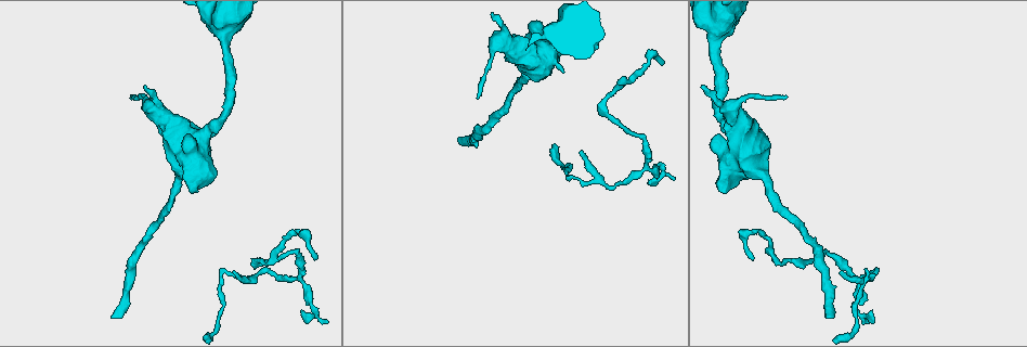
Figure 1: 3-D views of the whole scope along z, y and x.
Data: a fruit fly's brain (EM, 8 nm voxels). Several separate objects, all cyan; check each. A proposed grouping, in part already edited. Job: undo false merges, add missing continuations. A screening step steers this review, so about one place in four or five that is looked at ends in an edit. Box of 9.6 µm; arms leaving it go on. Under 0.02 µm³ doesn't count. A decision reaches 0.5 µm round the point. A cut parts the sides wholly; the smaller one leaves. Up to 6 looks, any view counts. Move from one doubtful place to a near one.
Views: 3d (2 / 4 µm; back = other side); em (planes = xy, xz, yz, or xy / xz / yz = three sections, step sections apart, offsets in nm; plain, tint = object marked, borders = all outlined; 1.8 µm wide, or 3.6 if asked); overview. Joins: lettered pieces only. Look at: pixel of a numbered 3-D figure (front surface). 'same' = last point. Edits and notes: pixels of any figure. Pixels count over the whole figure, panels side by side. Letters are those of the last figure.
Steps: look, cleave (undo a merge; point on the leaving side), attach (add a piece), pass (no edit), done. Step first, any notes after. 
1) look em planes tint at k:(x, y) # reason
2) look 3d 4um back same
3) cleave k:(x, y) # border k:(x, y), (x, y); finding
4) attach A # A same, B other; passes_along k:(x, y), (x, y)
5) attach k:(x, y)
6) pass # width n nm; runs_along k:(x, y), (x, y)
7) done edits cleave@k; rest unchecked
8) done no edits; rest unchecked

look 3d 2um at 1:(578, 153) # tapers out

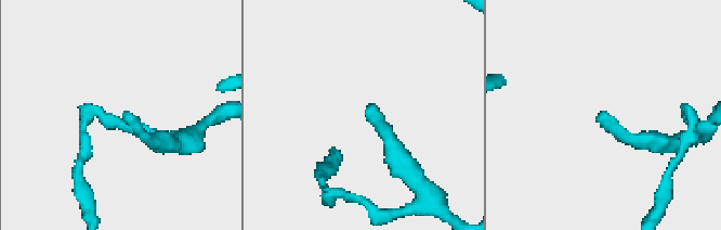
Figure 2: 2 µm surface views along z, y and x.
look em yz step 16 tint at 2:(365, 116)

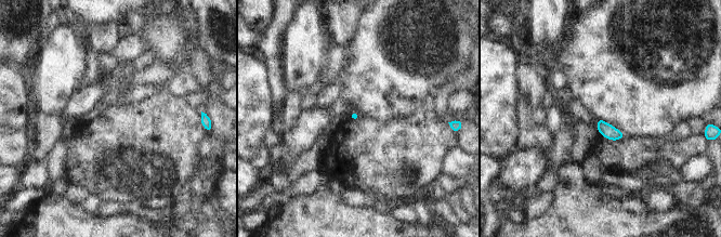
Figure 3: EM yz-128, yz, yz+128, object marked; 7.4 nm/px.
look em planes borders same

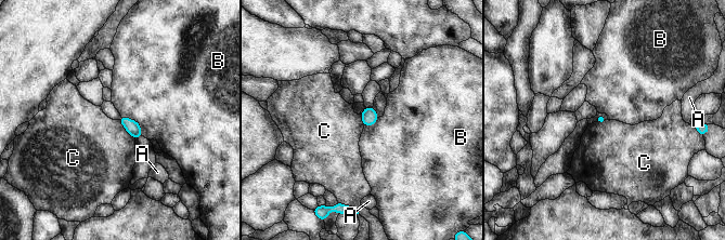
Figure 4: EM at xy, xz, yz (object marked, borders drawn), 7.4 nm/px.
pass # A other, B other, C other; border 4:(118, 120), (134, 140); no lettered piece goes on from it

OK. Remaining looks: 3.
look 3d 4um at 1:(829, 317) # long arm stops here

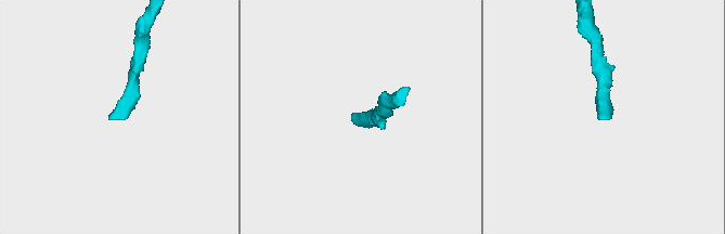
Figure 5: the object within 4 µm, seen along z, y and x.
look em 3.6um xy step 16 borders at 5:(353, 116) # shape alone is not enough

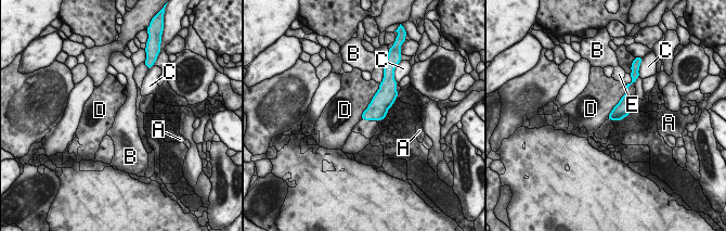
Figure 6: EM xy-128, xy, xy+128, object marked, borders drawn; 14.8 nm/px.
pass # width 130 nm; A other, B other, C other, D other, E other; border 6:(379, 84), (362, 114), (362, 119); no lettered piece goes on from it

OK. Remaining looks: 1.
done no edits; rest unchecked

